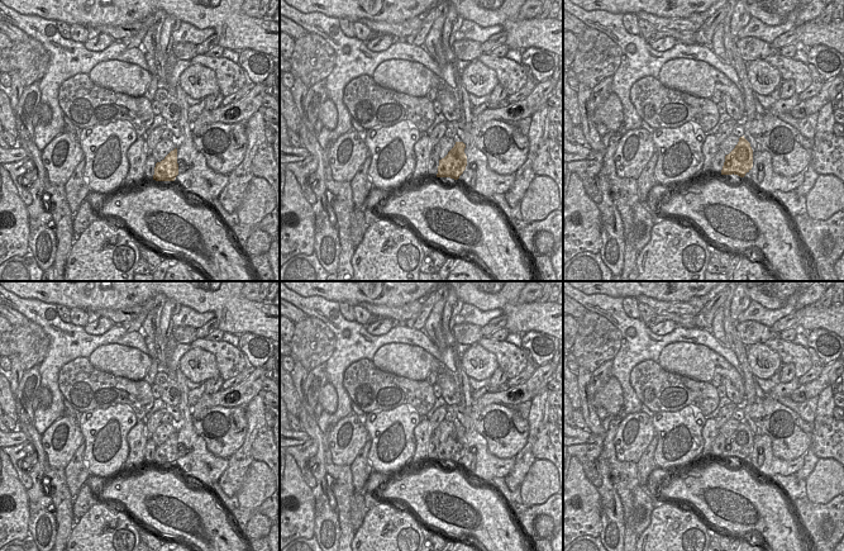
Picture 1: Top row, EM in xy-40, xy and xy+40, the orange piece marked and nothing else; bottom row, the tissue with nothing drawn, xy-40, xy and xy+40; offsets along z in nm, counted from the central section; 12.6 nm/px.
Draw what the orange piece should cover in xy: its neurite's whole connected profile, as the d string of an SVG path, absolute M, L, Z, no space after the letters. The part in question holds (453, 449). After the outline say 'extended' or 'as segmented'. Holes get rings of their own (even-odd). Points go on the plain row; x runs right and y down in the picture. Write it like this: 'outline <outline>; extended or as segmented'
outline M456 426L448 438L439 443L437 461L450 461L458 464L467 450L467 440L464 437L466 428Z; as segmented

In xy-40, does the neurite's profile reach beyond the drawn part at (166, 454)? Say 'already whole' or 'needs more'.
already whole

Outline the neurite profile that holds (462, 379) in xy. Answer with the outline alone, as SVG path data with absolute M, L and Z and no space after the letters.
M456 356L454 365L457 367L457 383L461 390L461 404L459 405L462 407L462 413L464 415L471 415L471 410L473 405L473 398L472 398L473 389L471 388L469 377L467 376L462 366L462 357Z

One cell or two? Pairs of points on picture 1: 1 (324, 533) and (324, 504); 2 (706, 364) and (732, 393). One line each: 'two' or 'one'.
1: one
2: two

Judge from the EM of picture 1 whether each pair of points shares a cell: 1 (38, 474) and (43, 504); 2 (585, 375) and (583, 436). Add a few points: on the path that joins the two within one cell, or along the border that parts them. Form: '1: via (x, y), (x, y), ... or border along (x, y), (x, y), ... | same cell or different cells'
1: via (38, 481), (38, 497) | same cell
2: border along (586, 427), (591, 432) | different cells

